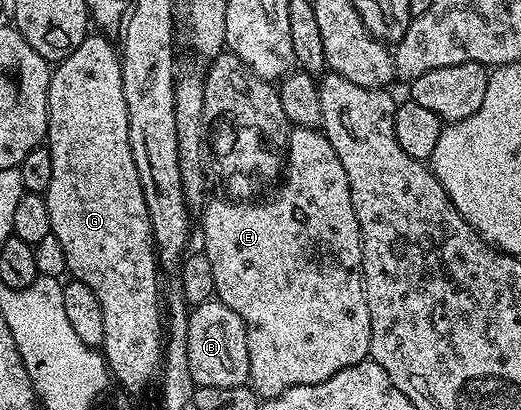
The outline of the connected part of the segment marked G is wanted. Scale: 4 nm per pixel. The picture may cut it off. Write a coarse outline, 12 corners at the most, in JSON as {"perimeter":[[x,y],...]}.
{"perimeter":[[102,33],[53,68],[50,234],[104,309],[121,390],[155,382],[160,268]]}

